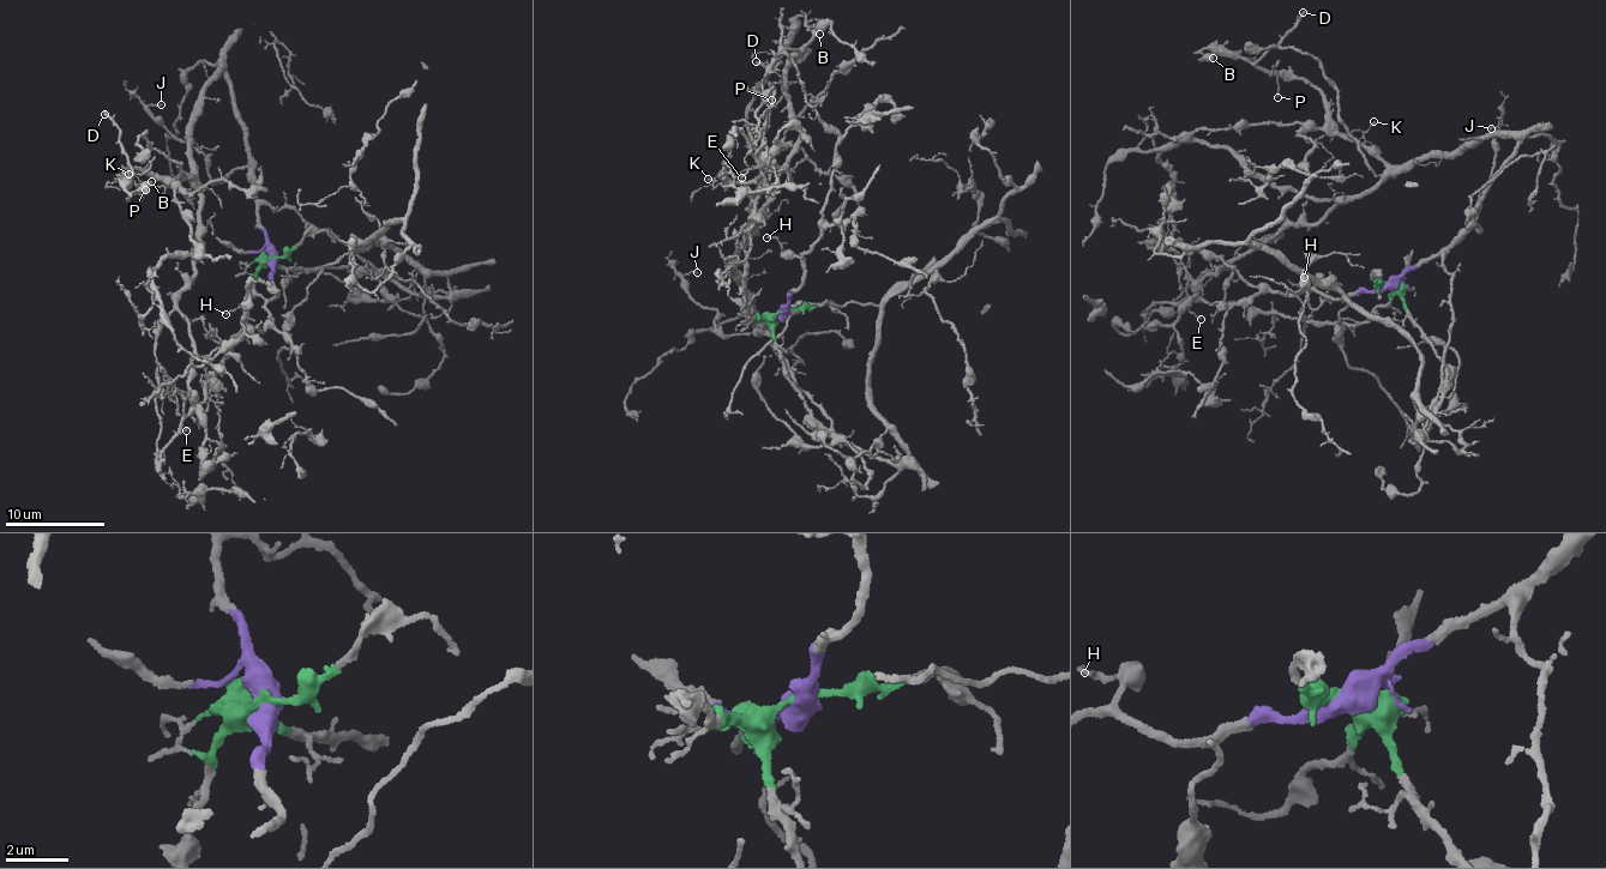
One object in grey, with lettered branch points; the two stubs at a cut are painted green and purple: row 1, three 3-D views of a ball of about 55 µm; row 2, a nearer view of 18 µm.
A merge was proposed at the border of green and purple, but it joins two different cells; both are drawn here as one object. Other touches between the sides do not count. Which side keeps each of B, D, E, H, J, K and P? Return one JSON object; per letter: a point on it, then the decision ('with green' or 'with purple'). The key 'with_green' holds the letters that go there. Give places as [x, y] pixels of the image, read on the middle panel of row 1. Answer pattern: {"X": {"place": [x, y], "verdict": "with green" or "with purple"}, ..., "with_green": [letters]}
{"B": {"place": [819, 34], "verdict": "with purple"}, "D": {"place": [756, 61], "verdict": "with purple"}, "E": {"place": [741, 177], "verdict": "with green"}, "H": {"place": [767, 237], "verdict": "with purple"}, "J": {"place": [697, 272], "verdict": "with purple"}, "K": {"place": [708, 179], "verdict": "with purple"}, "P": {"place": [771, 100], "verdict": "with purple"}, "with_green": ["E"]}

